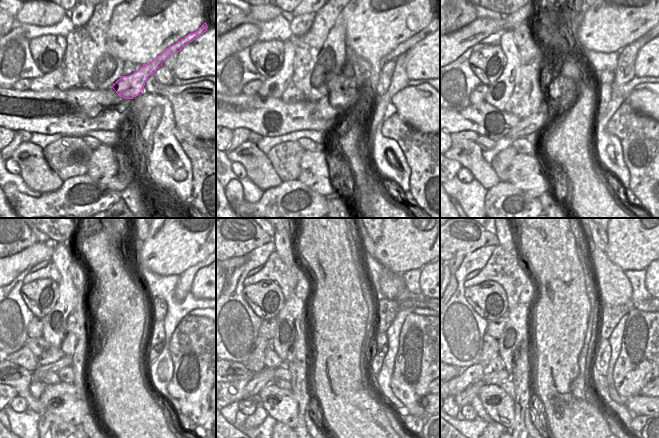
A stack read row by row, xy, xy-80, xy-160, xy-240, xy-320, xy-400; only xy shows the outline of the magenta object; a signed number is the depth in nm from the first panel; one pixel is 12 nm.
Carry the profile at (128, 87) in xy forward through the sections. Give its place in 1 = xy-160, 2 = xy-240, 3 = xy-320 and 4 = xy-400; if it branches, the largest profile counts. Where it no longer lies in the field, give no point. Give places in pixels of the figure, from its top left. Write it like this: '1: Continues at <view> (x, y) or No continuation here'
1: Continues at xy-160 (563, 93)
2: Continues at xy-240 (66, 361)
3: Continues at xy-320 (267, 375)
4: Continues at xy-400 (465, 397).

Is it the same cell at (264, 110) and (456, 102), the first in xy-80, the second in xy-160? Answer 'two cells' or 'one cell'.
two cells

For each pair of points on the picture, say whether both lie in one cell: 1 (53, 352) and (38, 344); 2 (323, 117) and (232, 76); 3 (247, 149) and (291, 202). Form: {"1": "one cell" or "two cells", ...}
{"1": "one cell", "2": "two cells", "3": "two cells"}

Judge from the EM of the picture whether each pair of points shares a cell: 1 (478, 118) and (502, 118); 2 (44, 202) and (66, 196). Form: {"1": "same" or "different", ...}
{"1": "same", "2": "same"}

